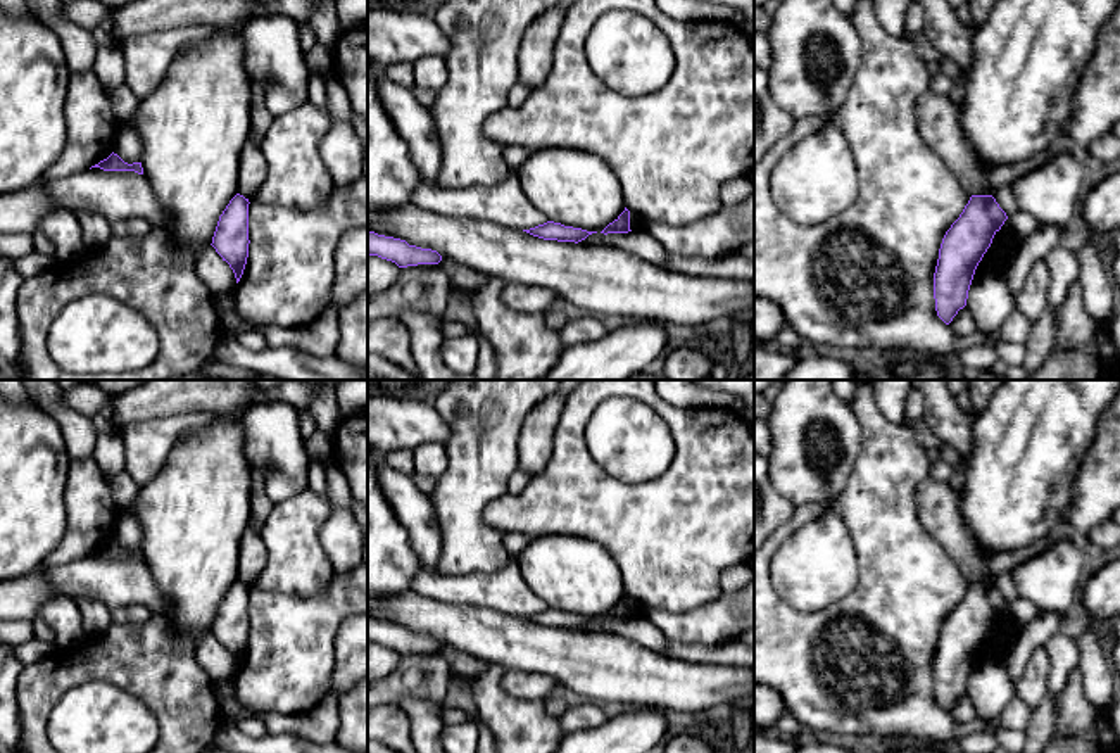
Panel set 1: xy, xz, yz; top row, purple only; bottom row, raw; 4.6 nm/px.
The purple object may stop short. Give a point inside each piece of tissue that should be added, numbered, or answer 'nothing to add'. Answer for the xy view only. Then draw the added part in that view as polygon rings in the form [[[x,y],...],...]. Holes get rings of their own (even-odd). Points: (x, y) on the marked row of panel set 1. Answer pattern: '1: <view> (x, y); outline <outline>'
nothing to add

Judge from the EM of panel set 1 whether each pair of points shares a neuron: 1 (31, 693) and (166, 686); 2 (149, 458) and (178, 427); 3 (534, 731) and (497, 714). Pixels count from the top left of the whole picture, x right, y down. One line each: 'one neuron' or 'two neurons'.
1: one neuron
2: one neuron
3: one neuron

